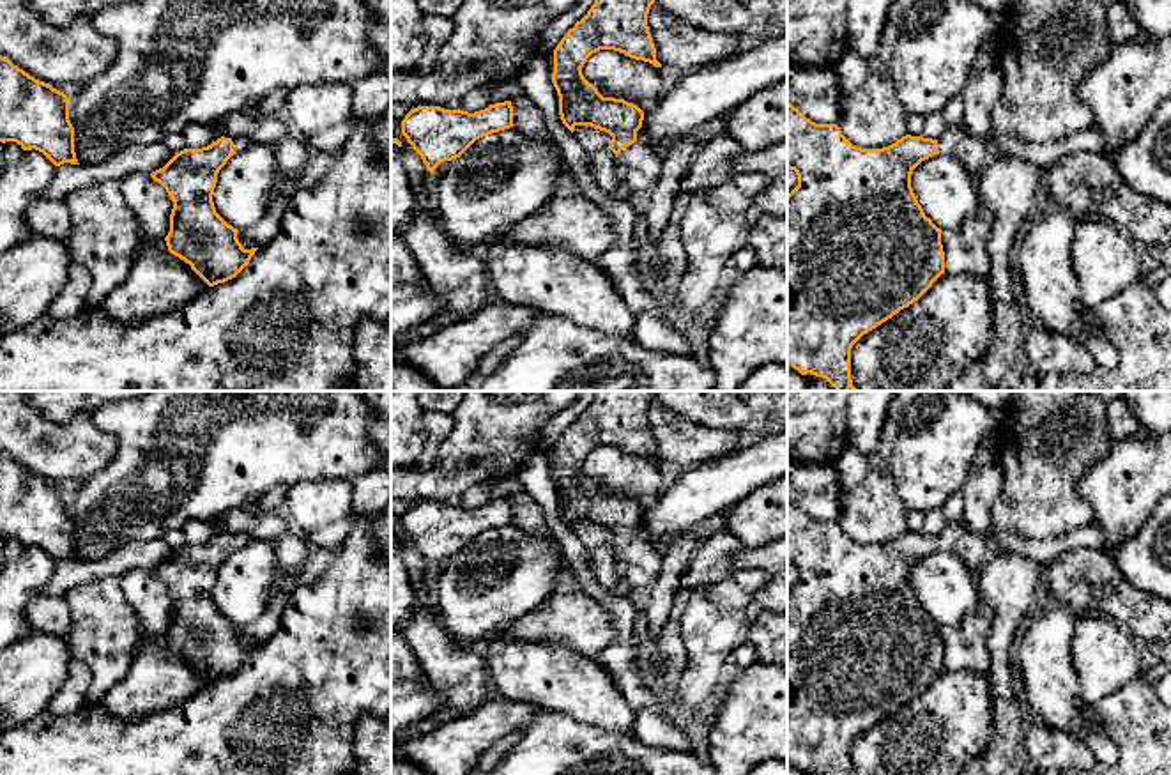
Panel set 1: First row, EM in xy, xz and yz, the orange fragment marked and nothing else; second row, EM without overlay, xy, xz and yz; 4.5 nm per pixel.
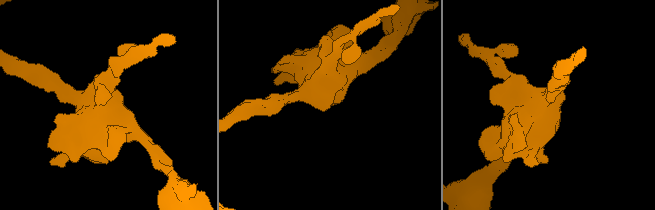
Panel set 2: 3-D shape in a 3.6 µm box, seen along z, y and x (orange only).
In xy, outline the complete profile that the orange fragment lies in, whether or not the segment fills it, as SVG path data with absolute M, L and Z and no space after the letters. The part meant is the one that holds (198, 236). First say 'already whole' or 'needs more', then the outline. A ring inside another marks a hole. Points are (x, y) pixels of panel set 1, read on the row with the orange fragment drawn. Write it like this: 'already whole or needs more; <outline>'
needs more; M246 136L218 138L202 149L184 149L150 177L159 182L173 202L170 232L165 237L168 251L186 264L209 285L225 283L235 278L251 260L258 248L244 249L237 239L239 230L228 225L212 202L219 170L235 154L251 145Z

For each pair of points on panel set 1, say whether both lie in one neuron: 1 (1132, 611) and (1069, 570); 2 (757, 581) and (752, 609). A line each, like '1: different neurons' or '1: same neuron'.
1: same neuron
2: different neurons

